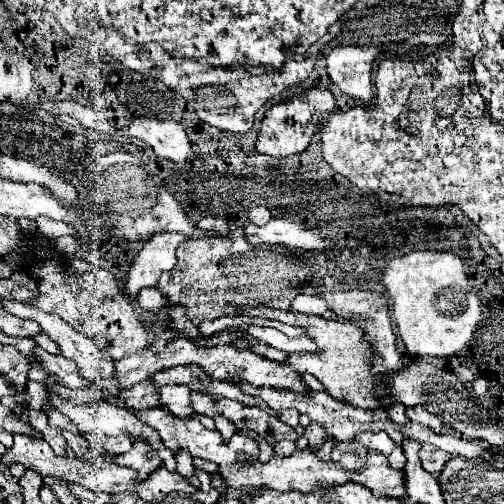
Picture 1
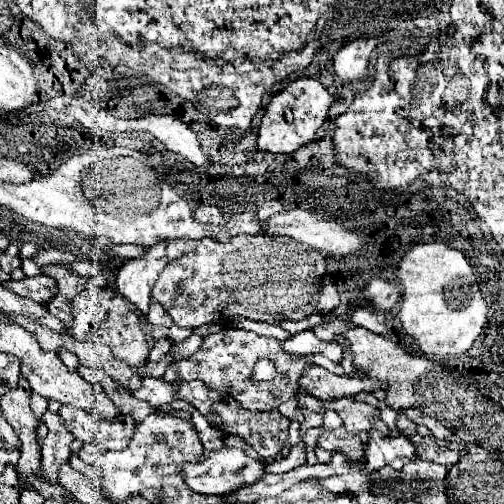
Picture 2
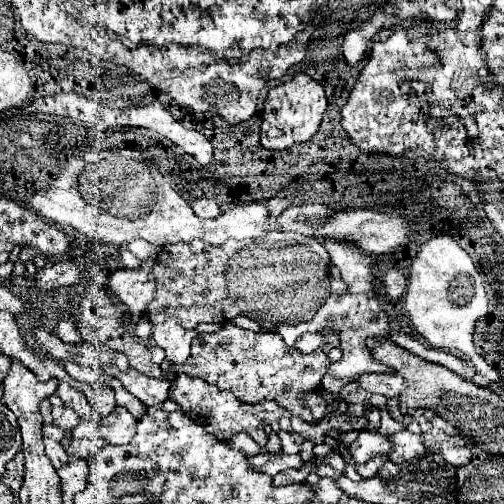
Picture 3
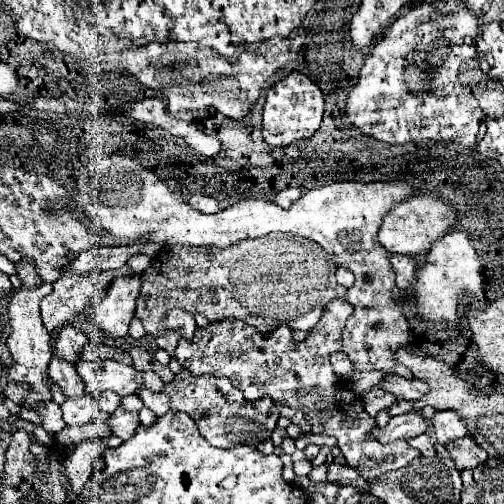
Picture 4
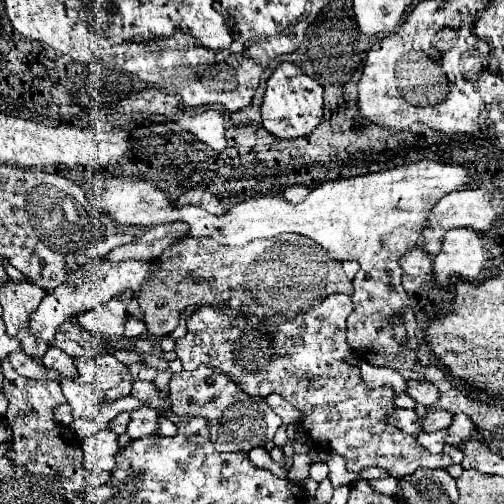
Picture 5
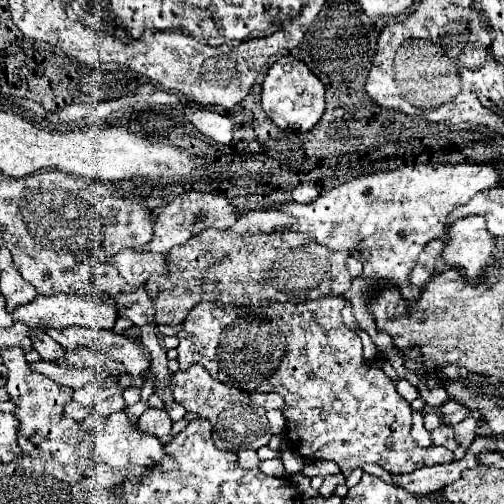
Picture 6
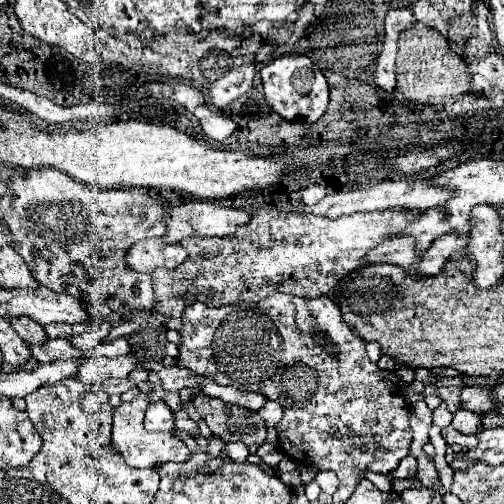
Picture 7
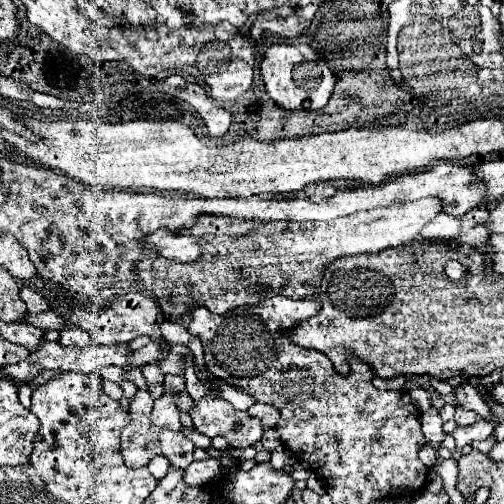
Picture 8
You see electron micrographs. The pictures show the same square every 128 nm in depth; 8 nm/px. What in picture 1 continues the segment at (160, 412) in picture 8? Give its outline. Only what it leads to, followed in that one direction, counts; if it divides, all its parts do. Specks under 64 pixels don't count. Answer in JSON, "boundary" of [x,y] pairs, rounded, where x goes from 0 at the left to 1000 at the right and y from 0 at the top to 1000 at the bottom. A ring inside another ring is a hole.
{"boundary":[[[210,865],[202,881],[218,901],[242,901],[246,889],[262,885],[262,869],[258,865]]]}

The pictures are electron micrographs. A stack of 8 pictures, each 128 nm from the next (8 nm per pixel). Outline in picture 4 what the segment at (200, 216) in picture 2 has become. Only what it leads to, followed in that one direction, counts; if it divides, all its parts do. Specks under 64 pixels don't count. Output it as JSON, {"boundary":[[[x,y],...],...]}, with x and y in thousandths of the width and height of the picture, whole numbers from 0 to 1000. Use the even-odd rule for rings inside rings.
{"boundary":[[[385,385],[385,389],[377,389],[373,405],[377,405],[381,413],[405,421],[405,425],[429,425],[429,421],[437,417],[433,401],[429,401],[425,393],[417,393],[417,389],[405,389],[405,385]]]}

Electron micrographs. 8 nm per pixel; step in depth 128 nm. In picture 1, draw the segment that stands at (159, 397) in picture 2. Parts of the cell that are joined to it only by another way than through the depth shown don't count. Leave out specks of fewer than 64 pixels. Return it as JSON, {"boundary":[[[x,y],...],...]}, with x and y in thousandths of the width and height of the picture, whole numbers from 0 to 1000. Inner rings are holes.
{"boundary":[[[357,762],[357,766],[317,766],[313,770],[317,802],[337,813],[341,821],[357,829],[377,829],[381,825],[381,802],[377,802],[377,770]]]}

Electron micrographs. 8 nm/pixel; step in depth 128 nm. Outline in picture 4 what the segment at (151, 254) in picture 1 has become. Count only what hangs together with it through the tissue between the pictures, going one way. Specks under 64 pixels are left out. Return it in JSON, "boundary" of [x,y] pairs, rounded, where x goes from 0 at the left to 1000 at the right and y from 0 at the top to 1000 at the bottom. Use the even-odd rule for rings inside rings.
{"boundary":[[[246,548],[222,560],[210,591],[202,595],[202,615],[190,615],[190,635],[214,667],[238,671],[254,663],[274,583],[278,548]]]}

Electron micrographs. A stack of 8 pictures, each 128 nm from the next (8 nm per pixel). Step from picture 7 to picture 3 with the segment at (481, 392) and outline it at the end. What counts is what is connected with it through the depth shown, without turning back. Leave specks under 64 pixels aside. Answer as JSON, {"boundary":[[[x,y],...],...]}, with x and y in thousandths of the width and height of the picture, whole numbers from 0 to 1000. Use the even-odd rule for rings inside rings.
{"boundary":[[[722,849],[714,853],[710,869],[694,881],[694,901],[702,917],[726,917],[742,901],[770,901],[774,889],[778,889],[778,873],[770,873],[766,861]]]}

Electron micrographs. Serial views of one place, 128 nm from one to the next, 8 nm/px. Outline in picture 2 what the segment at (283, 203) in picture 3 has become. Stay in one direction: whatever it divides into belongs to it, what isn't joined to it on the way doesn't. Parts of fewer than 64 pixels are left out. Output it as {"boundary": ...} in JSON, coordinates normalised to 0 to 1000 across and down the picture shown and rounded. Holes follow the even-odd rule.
{"boundary":[[[530,397],[516,411],[508,423],[516,438],[532,437],[540,427],[552,425],[562,417],[562,409],[554,397]]]}

